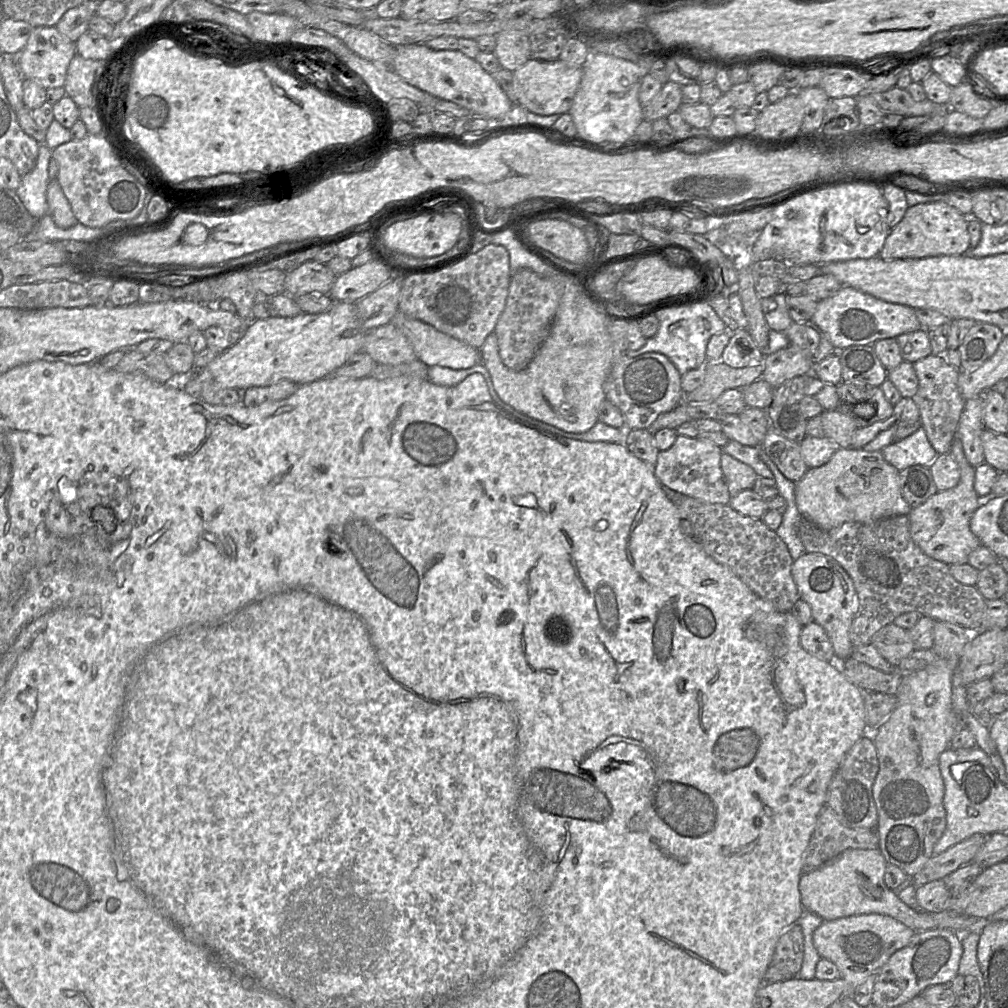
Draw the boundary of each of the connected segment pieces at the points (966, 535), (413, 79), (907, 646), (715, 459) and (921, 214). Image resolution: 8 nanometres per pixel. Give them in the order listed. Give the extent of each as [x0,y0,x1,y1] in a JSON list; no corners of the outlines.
[[907,437,983,565],[391,43,514,119],[871,623,915,668],[653,435,730,504],[879,200,971,260]]

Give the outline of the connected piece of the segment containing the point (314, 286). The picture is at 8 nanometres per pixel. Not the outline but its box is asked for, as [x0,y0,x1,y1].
[285,261,337,297]

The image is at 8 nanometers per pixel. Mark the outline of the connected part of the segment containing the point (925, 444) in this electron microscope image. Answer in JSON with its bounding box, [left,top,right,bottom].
[881,426,939,472]

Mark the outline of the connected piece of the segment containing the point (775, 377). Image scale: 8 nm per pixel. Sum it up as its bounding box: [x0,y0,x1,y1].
[762,345,813,388]

